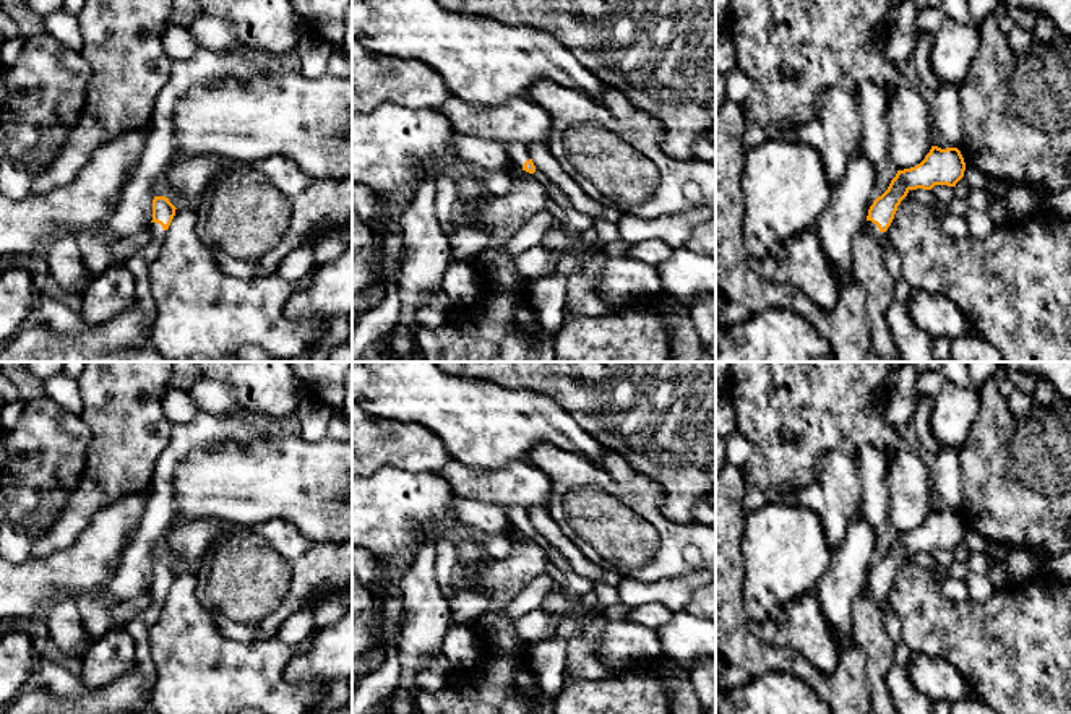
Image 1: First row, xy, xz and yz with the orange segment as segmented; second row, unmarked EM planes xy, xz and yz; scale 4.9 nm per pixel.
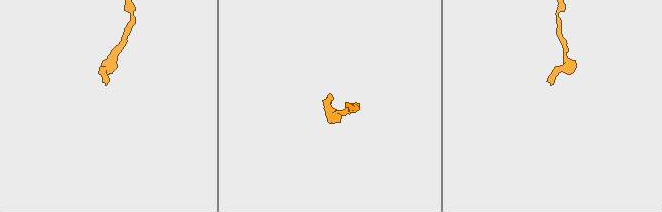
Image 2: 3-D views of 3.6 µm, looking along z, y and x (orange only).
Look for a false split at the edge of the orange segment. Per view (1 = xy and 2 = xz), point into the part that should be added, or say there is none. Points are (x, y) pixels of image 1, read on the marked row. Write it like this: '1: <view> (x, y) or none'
1: xy (156, 231)
2: xz (518, 153)

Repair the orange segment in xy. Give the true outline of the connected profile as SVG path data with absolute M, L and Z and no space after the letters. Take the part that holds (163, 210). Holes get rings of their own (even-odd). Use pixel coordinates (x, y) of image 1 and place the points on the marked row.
M154 196L153 200L153 221L148 226L151 243L161 243L167 229L175 216L175 206L166 196Z

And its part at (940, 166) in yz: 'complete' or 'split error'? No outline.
split error

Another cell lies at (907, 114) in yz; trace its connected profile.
M904 81L888 92L884 118L892 164L899 170L920 164L933 146L931 109L920 89Z

